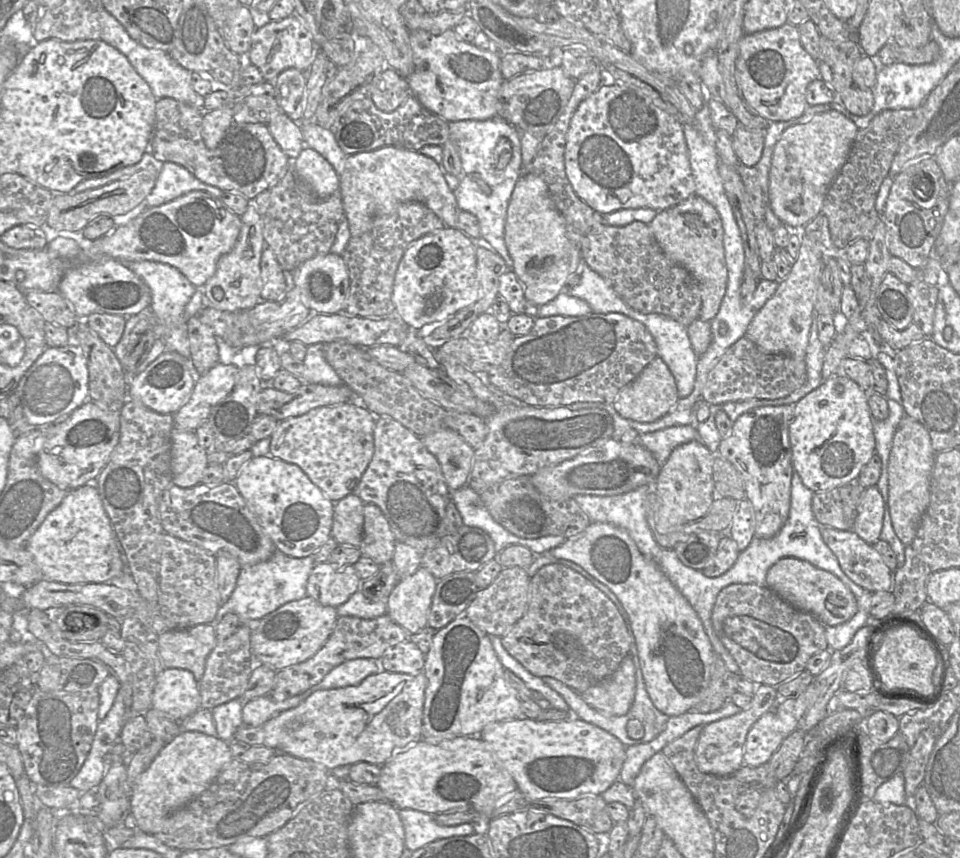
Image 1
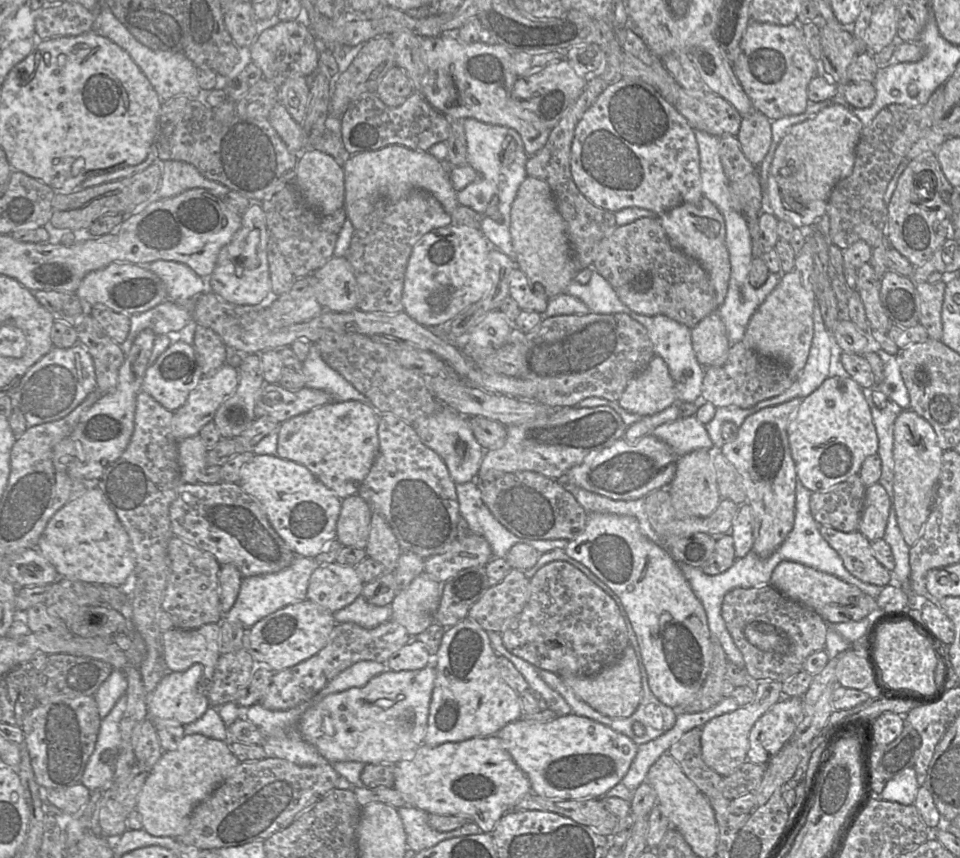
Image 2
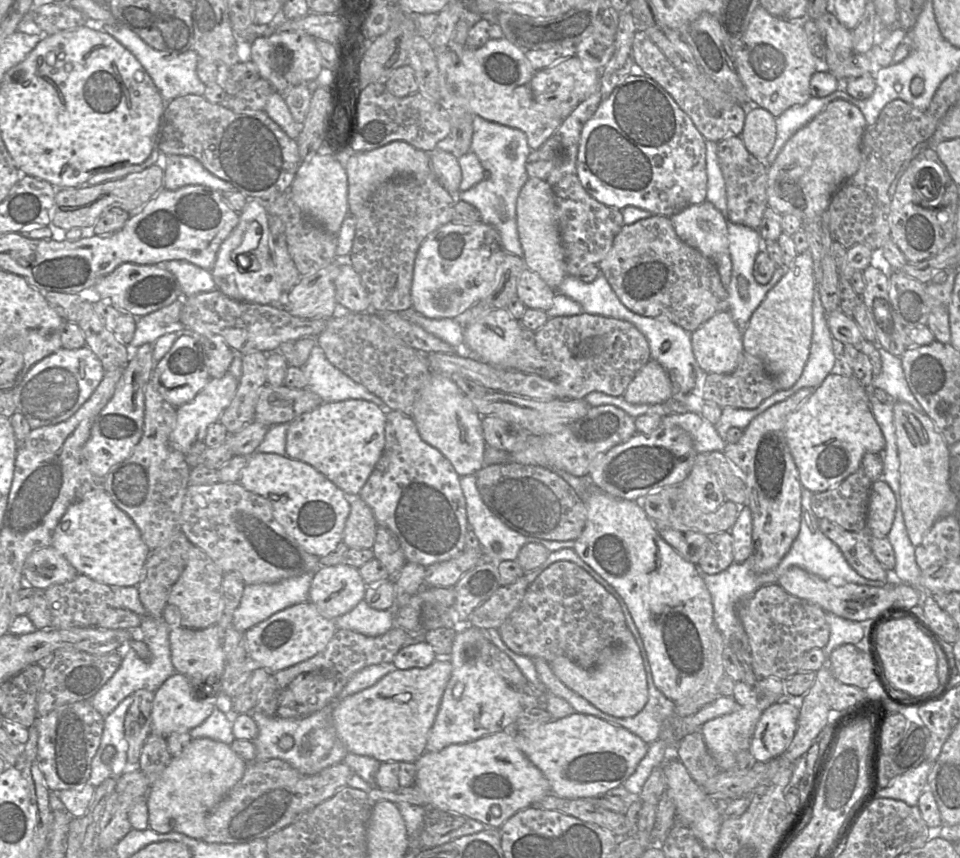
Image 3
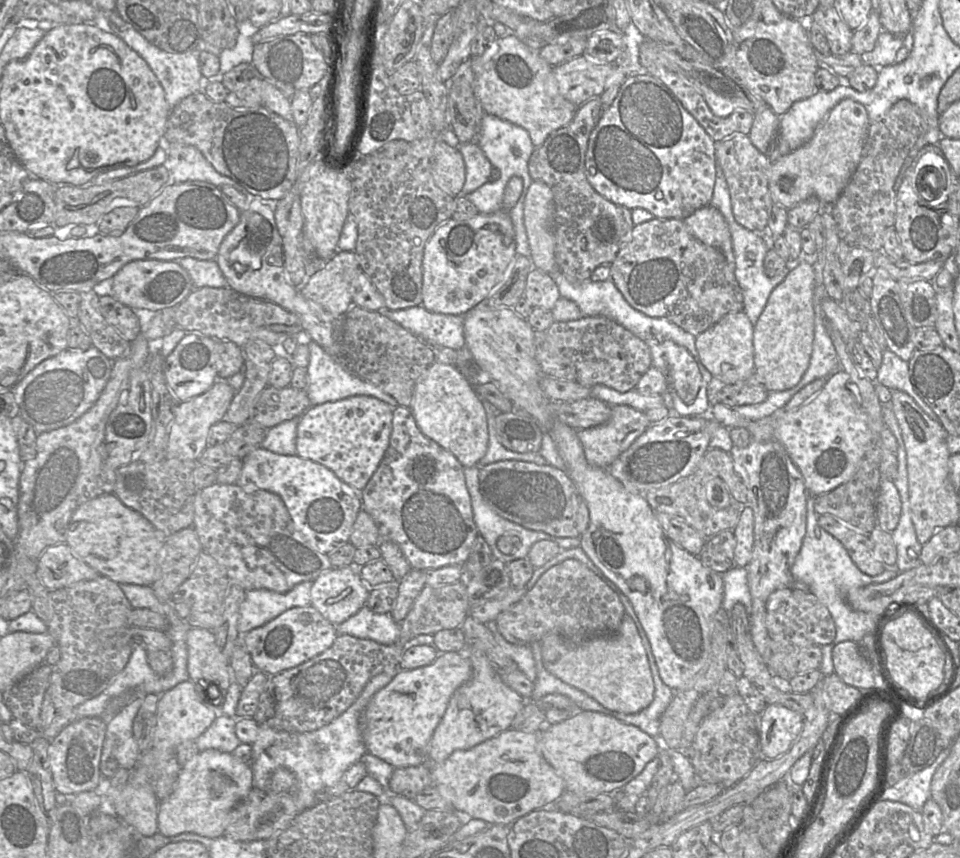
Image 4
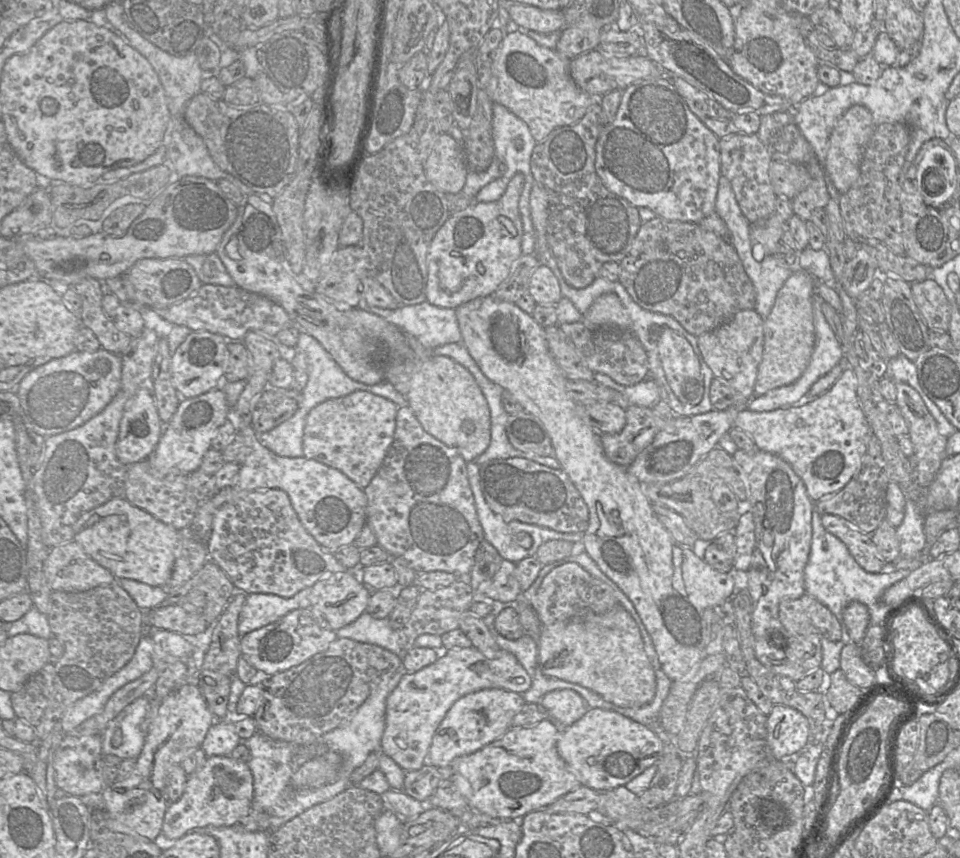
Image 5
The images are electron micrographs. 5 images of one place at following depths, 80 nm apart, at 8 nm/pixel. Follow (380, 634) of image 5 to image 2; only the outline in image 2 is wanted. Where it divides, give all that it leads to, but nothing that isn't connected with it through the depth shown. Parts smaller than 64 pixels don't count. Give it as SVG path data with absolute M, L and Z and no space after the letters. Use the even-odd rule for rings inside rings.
M361 594L351 604L333 614L337 623L353 622L364 628L374 628L391 619L392 609L390 605L371 604Z

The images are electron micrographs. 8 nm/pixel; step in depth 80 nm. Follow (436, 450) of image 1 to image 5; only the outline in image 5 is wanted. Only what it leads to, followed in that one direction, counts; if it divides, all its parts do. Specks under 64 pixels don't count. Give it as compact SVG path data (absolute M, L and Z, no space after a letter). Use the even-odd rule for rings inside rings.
M430 353L413 373L406 399L422 428L455 448L467 463L488 448L491 420L487 400L473 375L453 359Z

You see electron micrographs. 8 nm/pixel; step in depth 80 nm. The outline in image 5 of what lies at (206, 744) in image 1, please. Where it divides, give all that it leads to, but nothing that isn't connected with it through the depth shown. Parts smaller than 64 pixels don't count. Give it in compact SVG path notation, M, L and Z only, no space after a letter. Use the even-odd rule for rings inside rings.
M230 755L207 757L202 768L188 777L180 799L168 805L162 833L168 839L179 840L195 828L234 826L250 813L252 798L253 775L247 763Z

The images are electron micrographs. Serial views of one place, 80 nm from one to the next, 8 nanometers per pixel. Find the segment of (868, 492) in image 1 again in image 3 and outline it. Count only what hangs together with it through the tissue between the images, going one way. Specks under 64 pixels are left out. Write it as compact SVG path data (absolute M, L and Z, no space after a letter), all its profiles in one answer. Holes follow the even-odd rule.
M879 479L872 483L870 489L866 531L875 538L888 535L896 511L896 498L890 486Z

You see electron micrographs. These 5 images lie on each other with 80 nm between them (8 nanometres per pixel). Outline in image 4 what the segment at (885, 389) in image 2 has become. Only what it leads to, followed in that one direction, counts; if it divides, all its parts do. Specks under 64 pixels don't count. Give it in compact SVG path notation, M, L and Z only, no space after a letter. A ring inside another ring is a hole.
M889 349L883 350L882 364L878 369L875 383L881 384L890 390L900 390L907 393L931 419L938 421L934 411L925 403L911 383L909 363L899 358Z

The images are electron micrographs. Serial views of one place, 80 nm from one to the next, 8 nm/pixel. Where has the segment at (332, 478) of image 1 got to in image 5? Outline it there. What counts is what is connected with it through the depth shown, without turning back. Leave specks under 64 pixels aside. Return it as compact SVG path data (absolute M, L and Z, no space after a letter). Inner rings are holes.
M355 391L326 400L307 415L303 434L303 457L314 459L345 474L364 489L379 470L393 442L398 406L368 391Z

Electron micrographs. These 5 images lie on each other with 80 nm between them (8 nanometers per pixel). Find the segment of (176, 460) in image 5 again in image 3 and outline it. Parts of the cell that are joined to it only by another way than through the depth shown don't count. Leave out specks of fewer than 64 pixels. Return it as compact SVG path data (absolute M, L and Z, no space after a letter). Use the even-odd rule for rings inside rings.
M229 372L221 378L210 378L205 387L193 400L176 409L176 422L169 436L169 445L172 449L186 455L194 446L201 446L209 425L218 422L222 412L231 403L238 385Z

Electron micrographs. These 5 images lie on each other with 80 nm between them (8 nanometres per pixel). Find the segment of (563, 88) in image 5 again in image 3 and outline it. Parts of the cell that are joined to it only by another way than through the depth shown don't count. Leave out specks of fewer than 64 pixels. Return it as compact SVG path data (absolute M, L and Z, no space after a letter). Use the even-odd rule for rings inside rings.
M506 38L490 39L477 49L452 45L436 49L439 70L440 106L449 111L461 107L466 112L523 131L532 151L541 147L558 129L562 120L548 117L538 105L530 88L536 72L525 57L525 52Z

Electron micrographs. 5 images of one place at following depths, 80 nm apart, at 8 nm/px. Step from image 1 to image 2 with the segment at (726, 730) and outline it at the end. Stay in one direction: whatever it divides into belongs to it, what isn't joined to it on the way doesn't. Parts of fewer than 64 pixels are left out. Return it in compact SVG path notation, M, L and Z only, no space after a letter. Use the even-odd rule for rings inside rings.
M771 679L757 680L755 696L746 706L715 717L702 726L701 753L705 764L722 777L732 774L747 761L749 733L754 723L782 698L782 683Z

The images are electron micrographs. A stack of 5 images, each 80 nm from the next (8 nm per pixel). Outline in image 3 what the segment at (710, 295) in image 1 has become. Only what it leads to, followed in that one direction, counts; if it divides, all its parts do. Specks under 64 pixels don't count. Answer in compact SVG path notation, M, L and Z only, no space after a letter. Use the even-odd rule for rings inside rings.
M708 200L690 205L670 216L677 236L690 247L697 249L712 260L718 270L723 286L727 289L732 275L727 223L722 213Z

